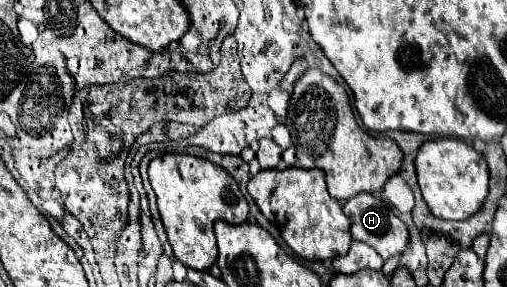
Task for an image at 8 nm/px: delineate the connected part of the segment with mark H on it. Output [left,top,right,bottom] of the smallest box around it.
[343,192,409,260]

